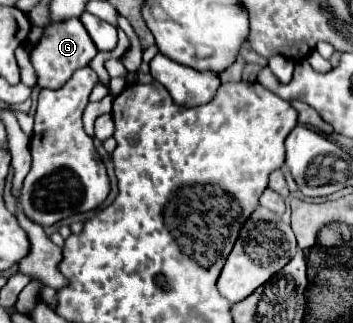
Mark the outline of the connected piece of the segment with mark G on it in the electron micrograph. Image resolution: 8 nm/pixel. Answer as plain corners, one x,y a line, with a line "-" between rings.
79,18
65,20
63,24
53,24
51,28
45,30
39,44
29,52
31,64
37,74
37,86
51,90
61,88
73,76
73,72
87,66
95,54
97,54
97,46
93,44
93,40
89,40
89,34
85,32

